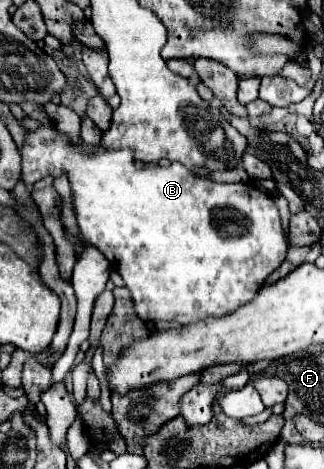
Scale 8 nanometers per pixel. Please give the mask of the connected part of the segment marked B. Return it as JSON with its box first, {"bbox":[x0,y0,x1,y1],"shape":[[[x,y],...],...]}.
{"bbox":[23,128,287,324],"shape":[[[55,128],[29,132],[23,146],[25,184],[43,176],[67,174],[73,190],[77,226],[85,240],[97,246],[131,290],[135,312],[145,322],[165,320],[191,324],[209,316],[221,318],[253,300],[265,278],[285,260],[287,244],[283,240],[279,210],[275,198],[253,184],[217,184],[195,176],[179,162],[167,168],[135,168],[131,150],[111,150],[101,156],[85,156],[69,144]]]}

